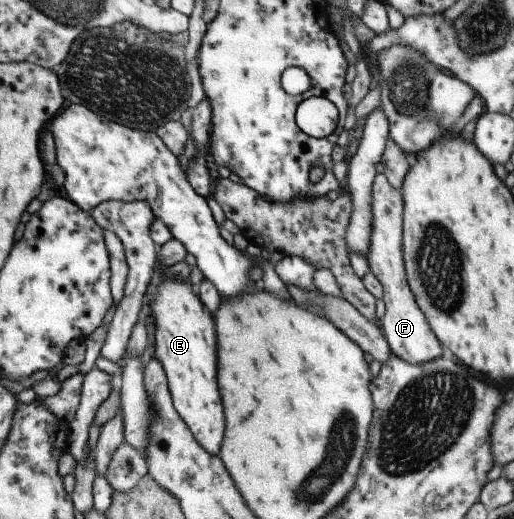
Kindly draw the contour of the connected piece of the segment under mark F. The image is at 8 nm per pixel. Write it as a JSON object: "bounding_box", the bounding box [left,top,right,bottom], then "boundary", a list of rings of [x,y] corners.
{"bounding_box":[368,173,442,365],"boundary":[[[376,173],[371,187],[370,243],[368,243],[368,269],[380,282],[383,289],[381,297],[385,305],[382,319],[377,321],[391,353],[398,359],[418,365],[442,355],[442,347],[430,327],[408,287],[402,259],[402,195],[400,190],[390,187],[383,173]]]}

